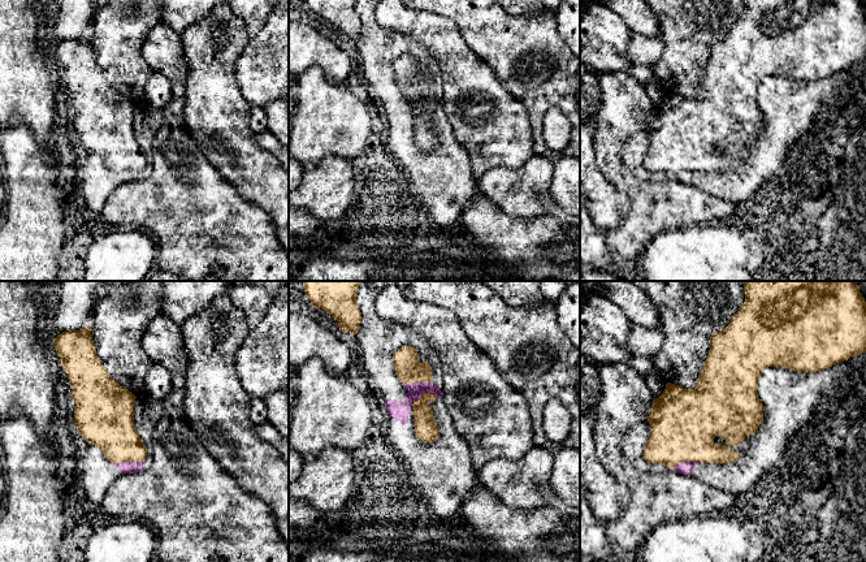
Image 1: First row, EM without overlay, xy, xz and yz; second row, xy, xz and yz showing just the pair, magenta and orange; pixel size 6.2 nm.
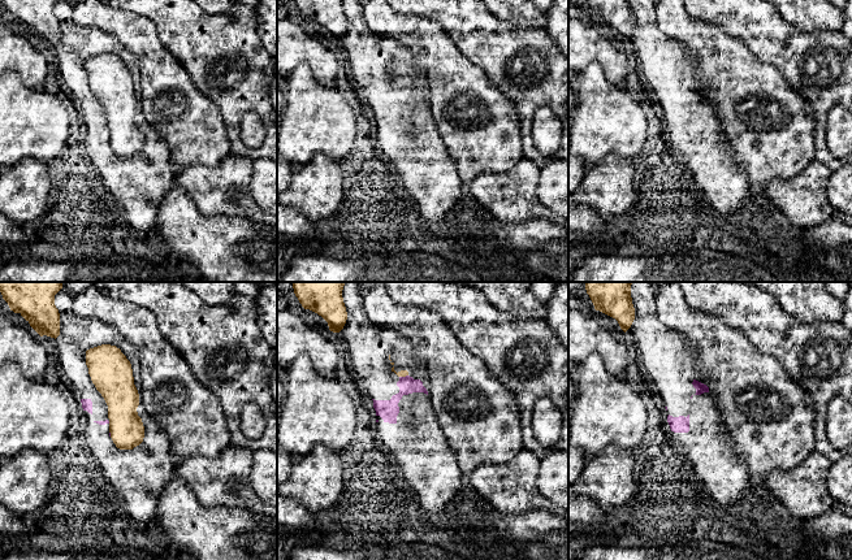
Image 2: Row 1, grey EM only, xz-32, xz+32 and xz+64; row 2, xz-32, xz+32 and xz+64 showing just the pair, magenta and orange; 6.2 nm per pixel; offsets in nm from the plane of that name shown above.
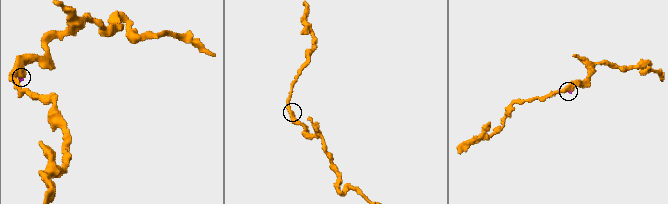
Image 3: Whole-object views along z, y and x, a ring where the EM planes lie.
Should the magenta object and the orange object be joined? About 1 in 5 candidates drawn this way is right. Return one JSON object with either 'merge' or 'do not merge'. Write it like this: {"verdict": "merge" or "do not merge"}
{"verdict": "do not merge"}

